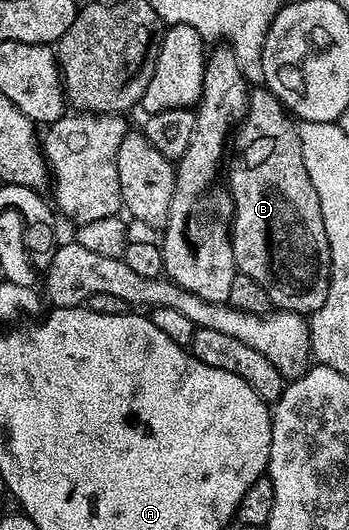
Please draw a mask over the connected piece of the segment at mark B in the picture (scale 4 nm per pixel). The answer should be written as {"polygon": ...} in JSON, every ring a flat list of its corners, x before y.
{"polygon":[[255,87,247,98,247,113,234,130,233,145,243,149,225,165,231,201,235,204,235,214,229,217,235,268,257,282,257,287,269,295,276,310,313,314,323,306,329,293,331,252,329,239,325,235,325,223,321,219,321,199,317,199,313,179,309,179,309,171,305,171,298,124,288,116,283,104,270,89]]}

